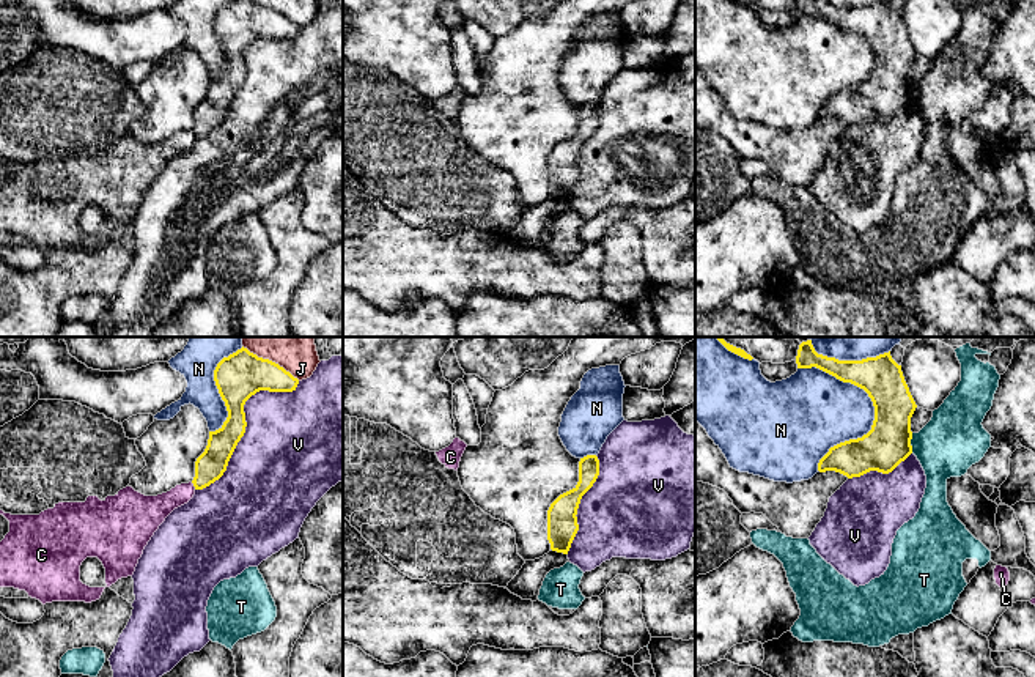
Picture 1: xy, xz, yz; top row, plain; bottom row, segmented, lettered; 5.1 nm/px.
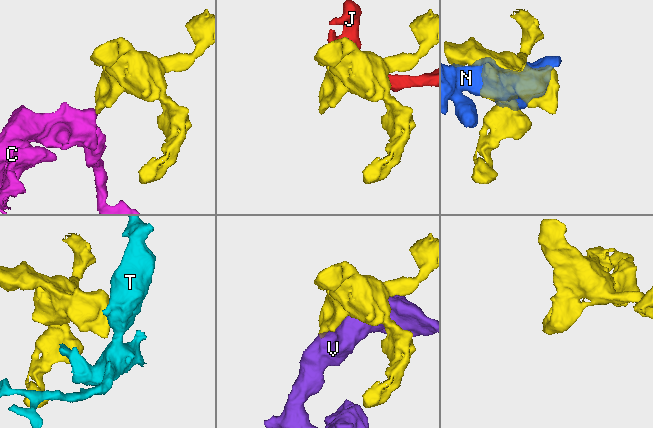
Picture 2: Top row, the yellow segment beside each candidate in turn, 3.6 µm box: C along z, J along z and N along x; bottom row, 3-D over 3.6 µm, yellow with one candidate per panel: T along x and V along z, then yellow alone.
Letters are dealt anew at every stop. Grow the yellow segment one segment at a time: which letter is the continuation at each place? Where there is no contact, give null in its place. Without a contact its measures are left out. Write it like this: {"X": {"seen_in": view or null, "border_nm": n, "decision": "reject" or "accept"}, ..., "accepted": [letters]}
{"C": {"seen_in": "xy", "border_nm": 50, "decision": "reject"}, "J": {"seen_in": "xy", "border_nm": 280, "decision": "reject"}, "N": {"seen_in": "yz", "border_nm": 550, "decision": "reject"}, "T": {"seen_in": "yz", "border_nm": 100, "decision": "reject"}, "V": {"seen_in": "xy", "border_nm": 750, "decision": "reject"}, "accepted": []}

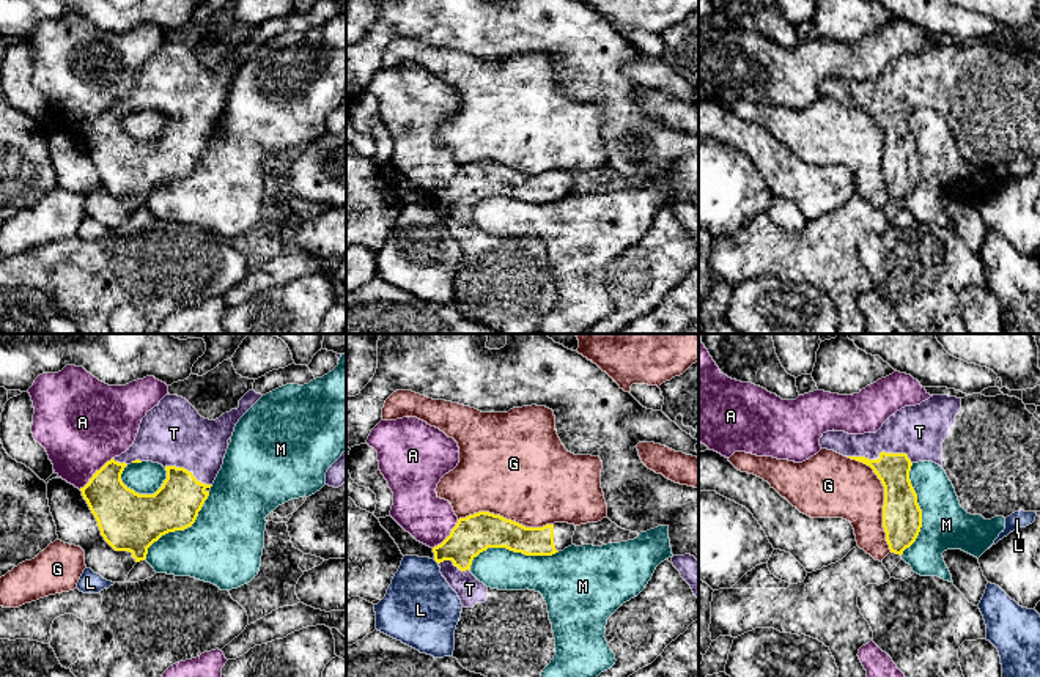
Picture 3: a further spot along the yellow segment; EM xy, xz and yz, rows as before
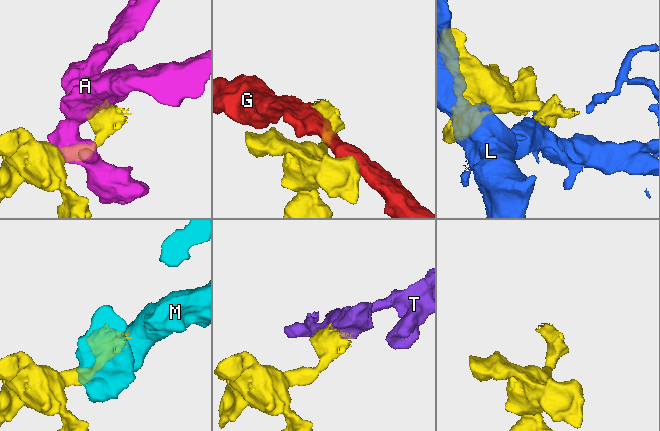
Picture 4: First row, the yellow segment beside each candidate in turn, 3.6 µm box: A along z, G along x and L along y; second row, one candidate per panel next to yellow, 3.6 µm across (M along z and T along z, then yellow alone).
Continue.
{"A": {"seen_in": "xy", "border_nm": 240, "decision": "reject"}, "G": {"seen_in": "yz", "border_nm": 550, "decision": "reject"}, "L": {"seen_in": "xz", "border_nm": 40, "decision": "reject"}, "M": {"seen_in": "xz", "border_nm": 480, "decision": "reject"}, "T": {"seen_in": "yz", "border_nm": 340, "decision": "accept"}, "accepted": ["T"]}

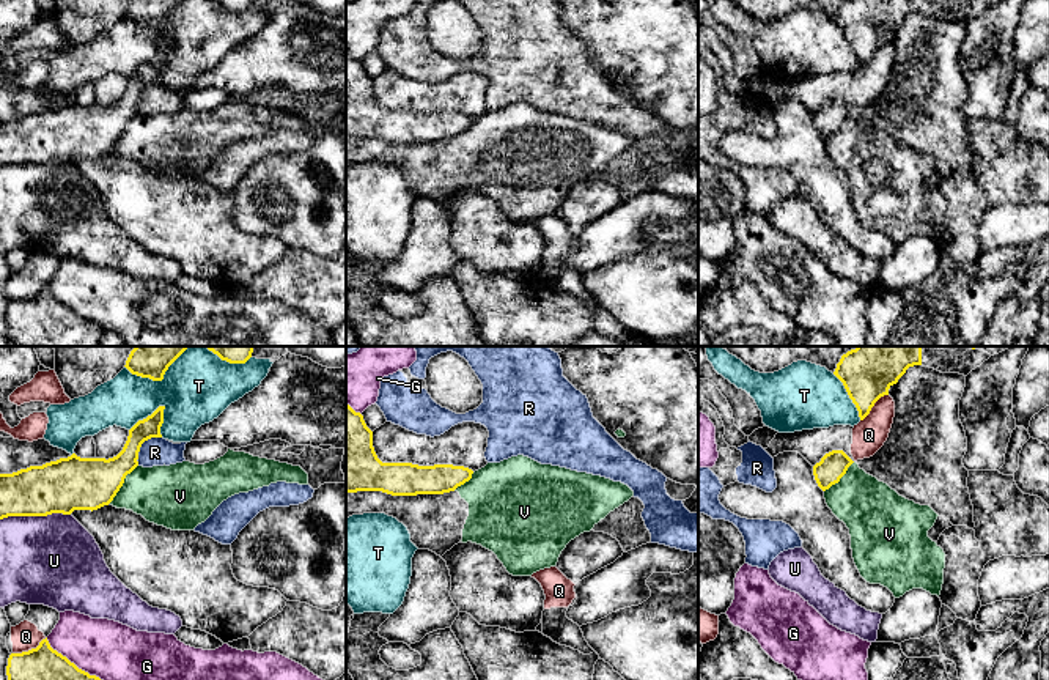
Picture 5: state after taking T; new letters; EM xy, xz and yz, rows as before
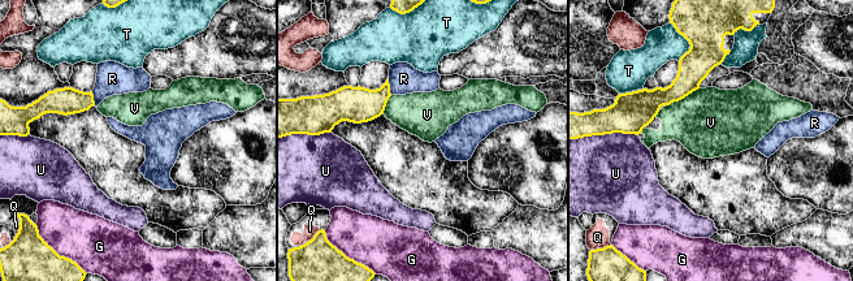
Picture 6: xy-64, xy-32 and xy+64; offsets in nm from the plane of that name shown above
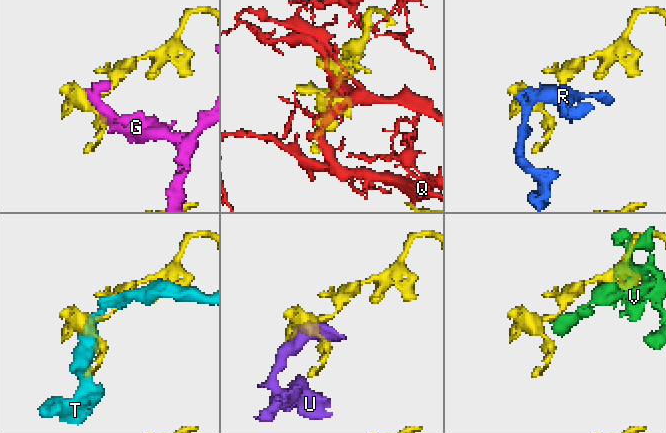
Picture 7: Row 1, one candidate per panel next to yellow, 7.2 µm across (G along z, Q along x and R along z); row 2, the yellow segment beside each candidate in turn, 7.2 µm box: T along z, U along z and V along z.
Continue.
{"G": {"seen_in": "xy", "border_nm": 380, "decision": "reject"}, "Q": {"seen_in": "xy", "border_nm": 190, "decision": "reject"}, "R": {"seen_in": "xy", "border_nm": 200, "decision": "reject"}, "T": {"seen_in": "xy", "border_nm": 220, "decision": "reject"}, "U": {"seen_in": "xy", "border_nm": 360, "decision": "reject"}, "V": {"seen_in": "xy", "border_nm": 240, "decision": "reject"}, "accepted": []}

